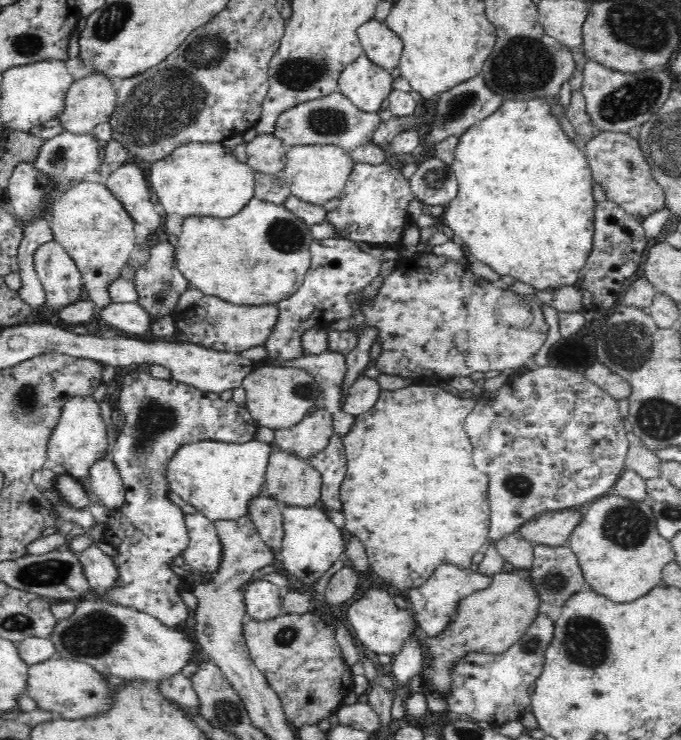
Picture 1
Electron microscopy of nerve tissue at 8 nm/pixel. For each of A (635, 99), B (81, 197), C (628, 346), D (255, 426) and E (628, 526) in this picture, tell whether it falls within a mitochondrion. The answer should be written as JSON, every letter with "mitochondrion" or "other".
{"A":"mitochondrion","B":"other","C":"mitochondrion","D":"other","E":"mitochondrion"}

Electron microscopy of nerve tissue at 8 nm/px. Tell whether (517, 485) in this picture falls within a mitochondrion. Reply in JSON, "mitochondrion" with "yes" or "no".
{"mitochondrion":"yes"}

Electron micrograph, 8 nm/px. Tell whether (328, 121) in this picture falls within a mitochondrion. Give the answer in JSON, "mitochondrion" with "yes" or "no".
{"mitochondrion":"yes"}

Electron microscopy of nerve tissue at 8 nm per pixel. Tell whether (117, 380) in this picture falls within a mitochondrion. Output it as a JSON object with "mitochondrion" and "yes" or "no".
{"mitochondrion":"no"}

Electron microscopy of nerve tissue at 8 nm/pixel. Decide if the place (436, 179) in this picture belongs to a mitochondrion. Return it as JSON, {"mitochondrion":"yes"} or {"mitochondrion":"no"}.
{"mitochondrion":"yes"}

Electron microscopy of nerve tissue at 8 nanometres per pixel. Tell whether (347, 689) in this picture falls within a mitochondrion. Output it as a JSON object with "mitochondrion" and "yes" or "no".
{"mitochondrion":"no"}

